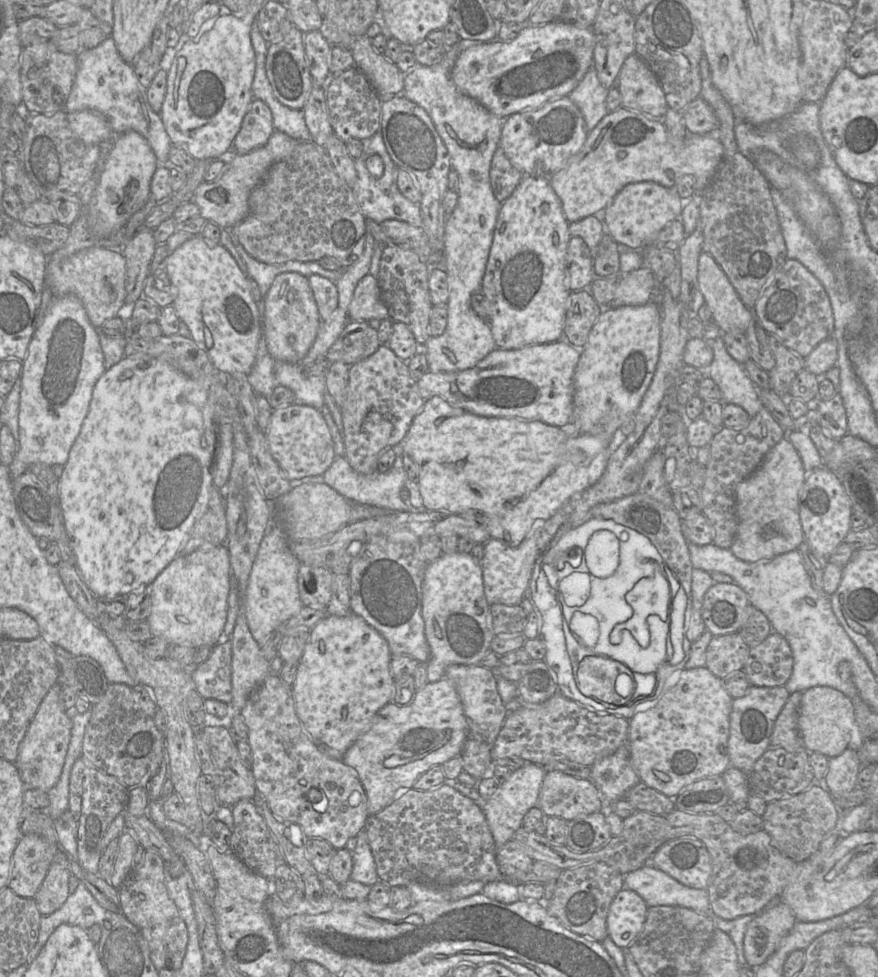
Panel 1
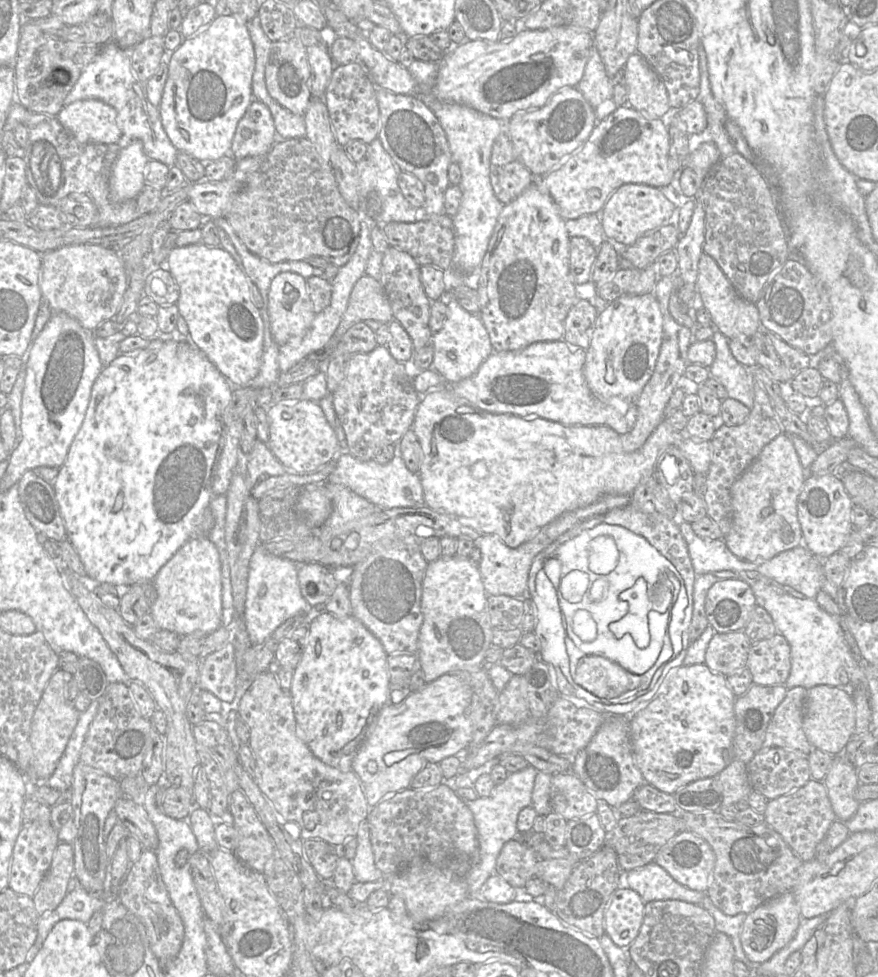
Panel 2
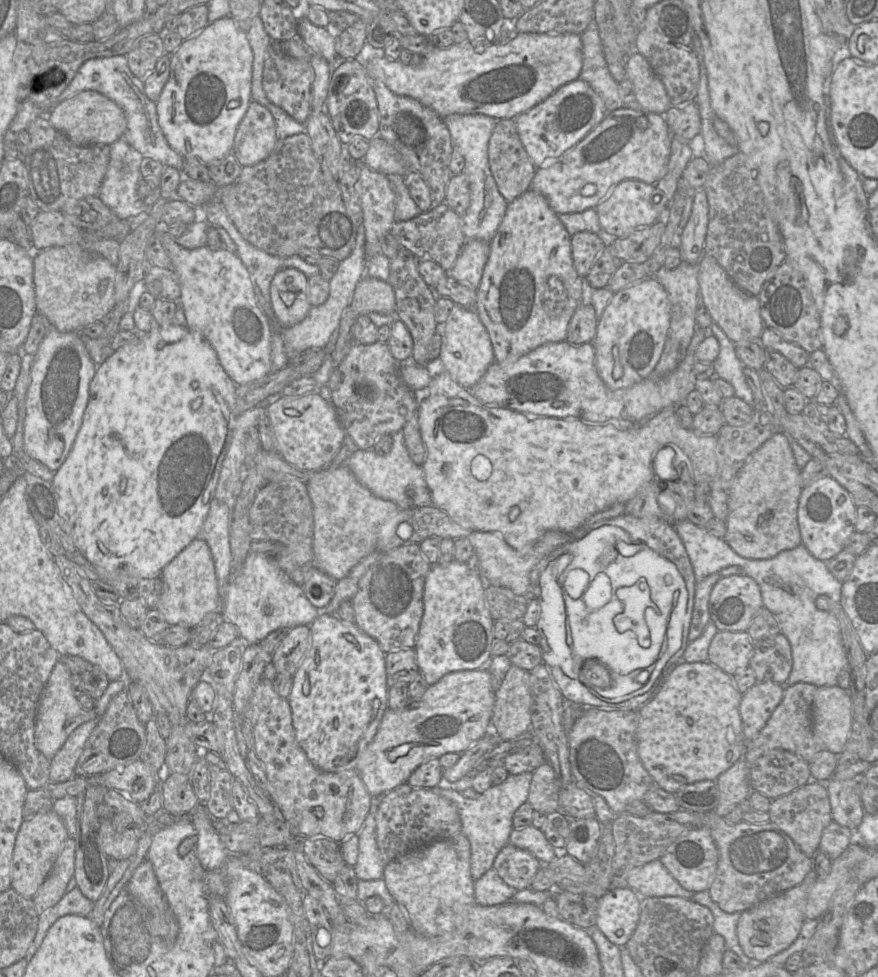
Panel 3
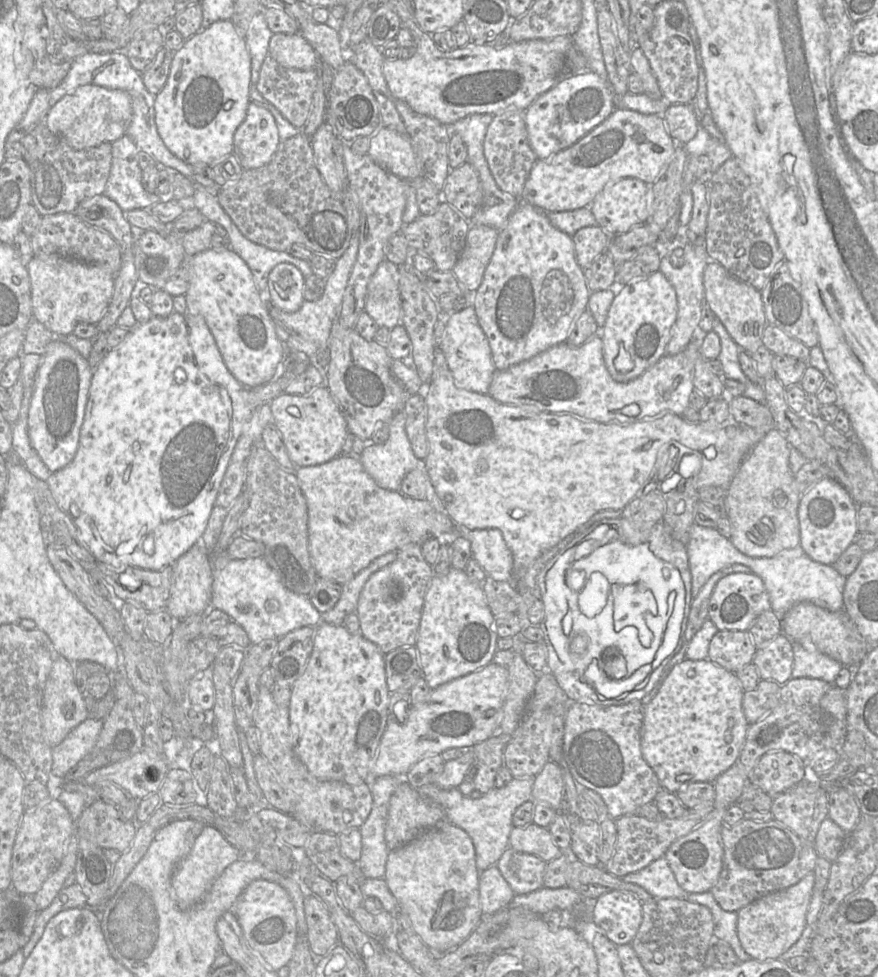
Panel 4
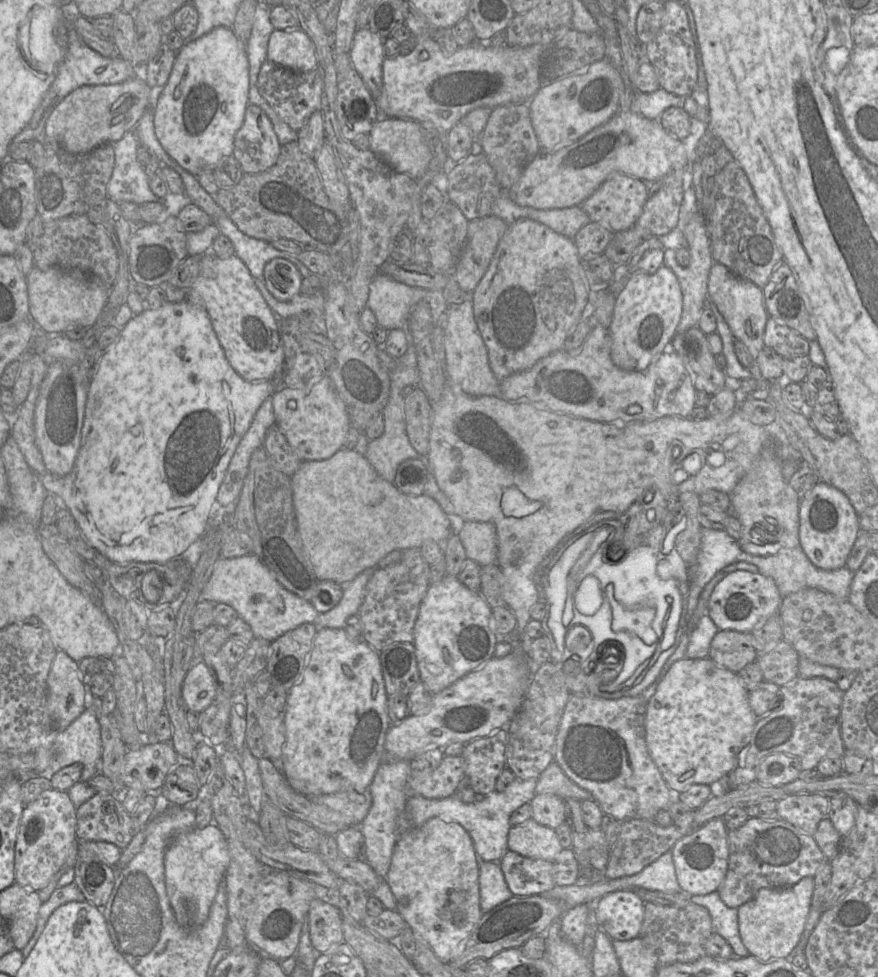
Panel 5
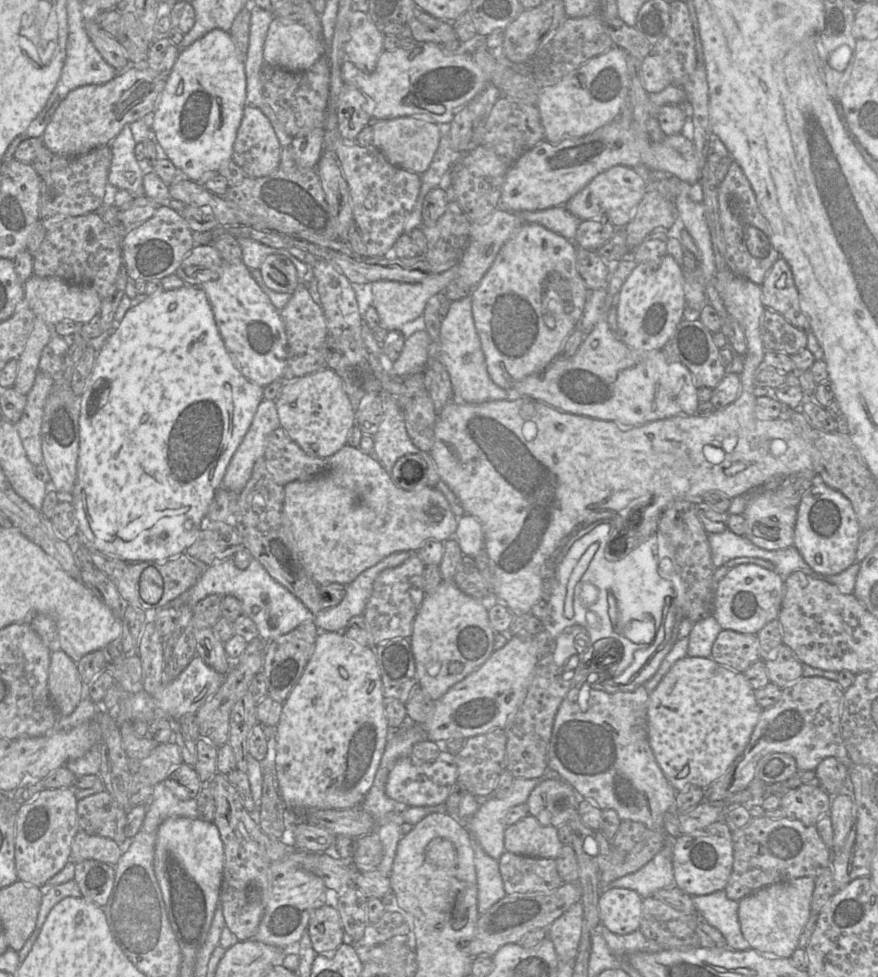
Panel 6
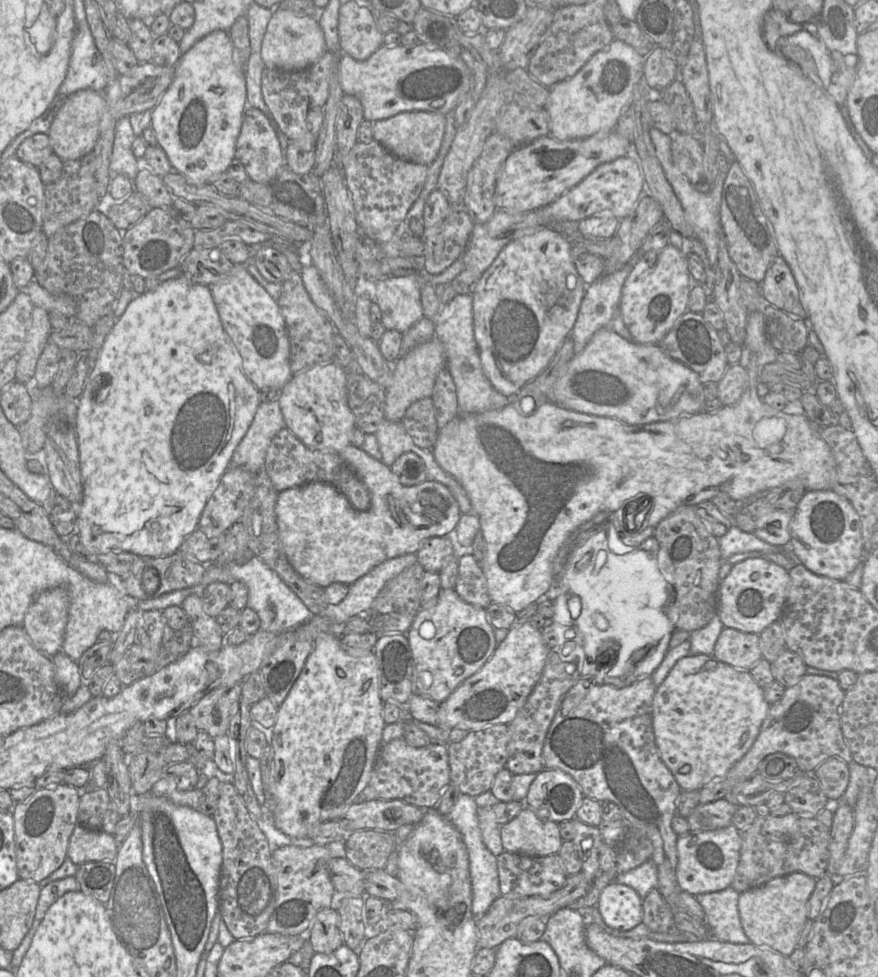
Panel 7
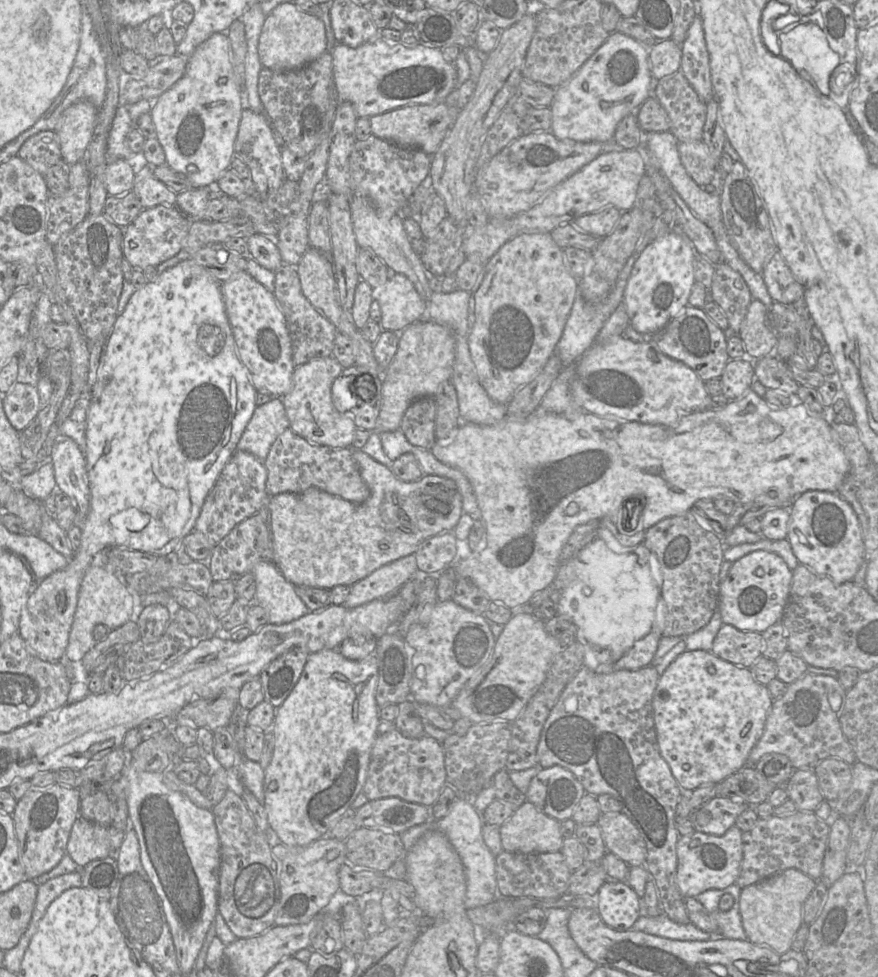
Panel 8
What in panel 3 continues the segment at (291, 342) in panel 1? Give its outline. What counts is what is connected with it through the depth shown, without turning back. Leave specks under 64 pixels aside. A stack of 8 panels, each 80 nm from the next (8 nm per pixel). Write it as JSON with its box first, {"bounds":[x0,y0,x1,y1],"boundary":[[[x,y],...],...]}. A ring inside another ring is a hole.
{"bounds":[270,268,312,328],"boundary":[[[295,268],[278,271],[271,281],[270,299],[274,313],[283,328],[300,323],[312,307],[308,298],[308,278]]]}

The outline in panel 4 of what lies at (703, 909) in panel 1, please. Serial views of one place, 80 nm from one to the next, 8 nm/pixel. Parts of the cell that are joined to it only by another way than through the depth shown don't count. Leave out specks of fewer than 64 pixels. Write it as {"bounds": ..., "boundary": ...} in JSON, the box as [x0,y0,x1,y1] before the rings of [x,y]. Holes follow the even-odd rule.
{"bounds":[622,856,688,899],"boundary":[[[663,856],[647,867],[622,877],[625,881],[639,885],[653,898],[687,899],[688,894],[679,886]]]}

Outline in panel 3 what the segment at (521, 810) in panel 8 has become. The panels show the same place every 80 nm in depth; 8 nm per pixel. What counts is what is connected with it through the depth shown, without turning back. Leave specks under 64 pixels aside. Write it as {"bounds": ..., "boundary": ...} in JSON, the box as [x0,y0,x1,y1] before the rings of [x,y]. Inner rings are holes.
{"bounds":[509,825,559,865],"boundary":[[[530,825],[513,829],[509,843],[532,853],[543,865],[551,862],[559,853],[546,839],[542,830]]]}

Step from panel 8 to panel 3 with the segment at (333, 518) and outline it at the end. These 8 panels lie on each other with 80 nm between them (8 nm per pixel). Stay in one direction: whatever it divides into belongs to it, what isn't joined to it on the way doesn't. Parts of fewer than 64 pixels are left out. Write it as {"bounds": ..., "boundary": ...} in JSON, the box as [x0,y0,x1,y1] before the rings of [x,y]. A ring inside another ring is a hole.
{"bounds":[306,465,402,581],"boundary":[[[346,465],[315,472],[306,486],[313,506],[314,566],[338,581],[346,577],[361,560],[377,550],[381,527],[402,509],[394,502],[376,497],[357,480]]]}

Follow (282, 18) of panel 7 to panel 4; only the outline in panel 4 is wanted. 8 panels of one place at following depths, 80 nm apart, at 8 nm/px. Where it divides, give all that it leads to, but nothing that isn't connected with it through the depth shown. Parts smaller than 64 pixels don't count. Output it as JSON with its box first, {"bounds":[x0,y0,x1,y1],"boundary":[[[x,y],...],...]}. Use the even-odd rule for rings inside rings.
{"bounds":[269,33,320,70],"boundary":[[[300,33],[273,34],[269,43],[269,55],[285,68],[311,70],[320,66],[317,53]]]}

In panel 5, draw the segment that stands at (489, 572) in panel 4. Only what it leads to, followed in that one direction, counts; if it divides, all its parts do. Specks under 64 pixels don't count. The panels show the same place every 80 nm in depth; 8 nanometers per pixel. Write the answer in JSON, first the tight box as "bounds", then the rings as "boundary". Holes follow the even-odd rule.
{"bounds":[457,521,498,567],"boundary":[[[464,521],[457,533],[468,559],[480,567],[496,564],[498,541],[496,528],[488,522]]]}

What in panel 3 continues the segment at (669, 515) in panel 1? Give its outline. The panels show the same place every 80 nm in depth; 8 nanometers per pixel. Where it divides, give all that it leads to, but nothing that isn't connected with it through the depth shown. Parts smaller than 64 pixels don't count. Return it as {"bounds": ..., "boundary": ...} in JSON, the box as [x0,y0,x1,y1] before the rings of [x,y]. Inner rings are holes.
{"bounds":[571,515,697,614],"boundary":[[[621,515],[616,518],[606,519],[597,521],[591,525],[584,525],[579,527],[571,537],[576,540],[580,540],[584,538],[587,534],[589,534],[592,530],[597,529],[604,525],[611,525],[620,527],[625,530],[631,536],[634,543],[644,543],[649,548],[657,552],[659,555],[663,556],[664,558],[668,559],[672,563],[674,563],[682,575],[683,580],[686,585],[686,589],[688,591],[688,601],[687,601],[687,613],[692,614],[693,605],[694,605],[694,594],[695,594],[695,586],[697,584],[693,572],[693,568],[689,559],[689,556],[686,552],[684,544],[679,537],[678,533],[676,532],[674,525],[669,524],[663,519],[640,519],[635,518],[629,515]]]}

